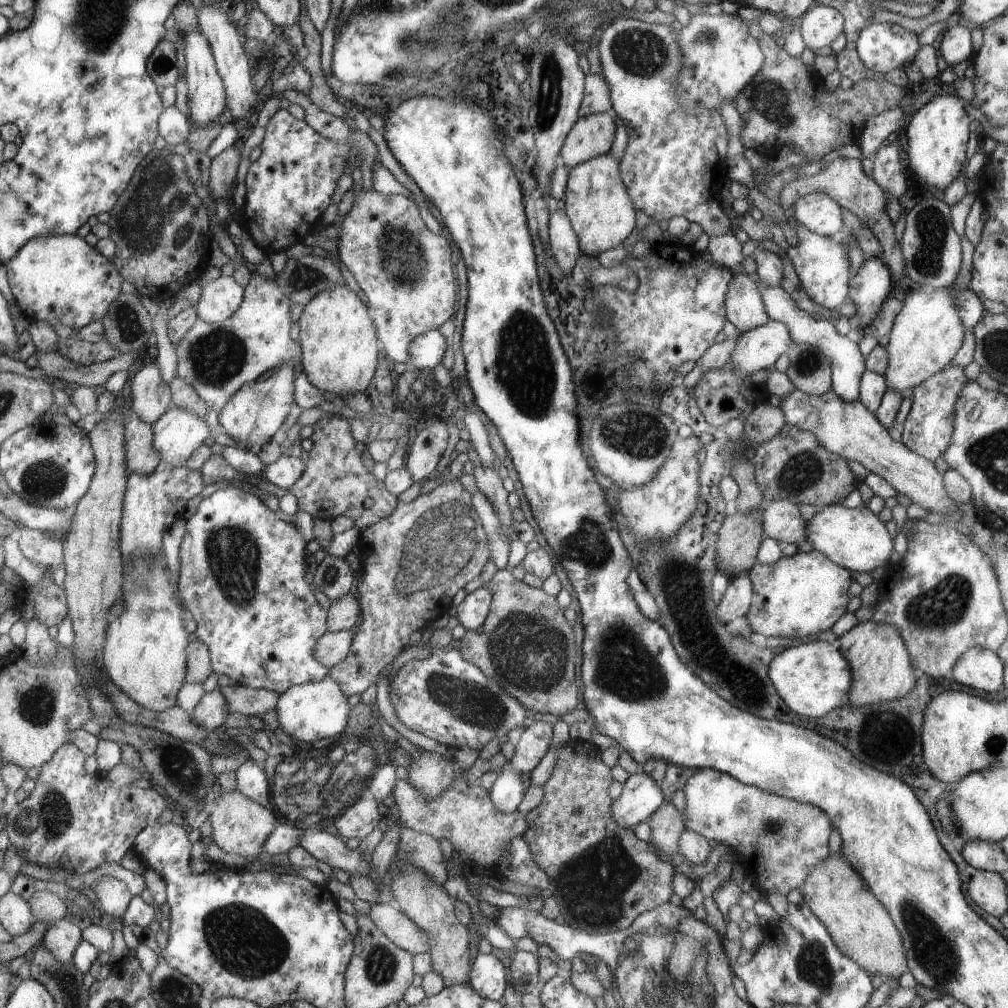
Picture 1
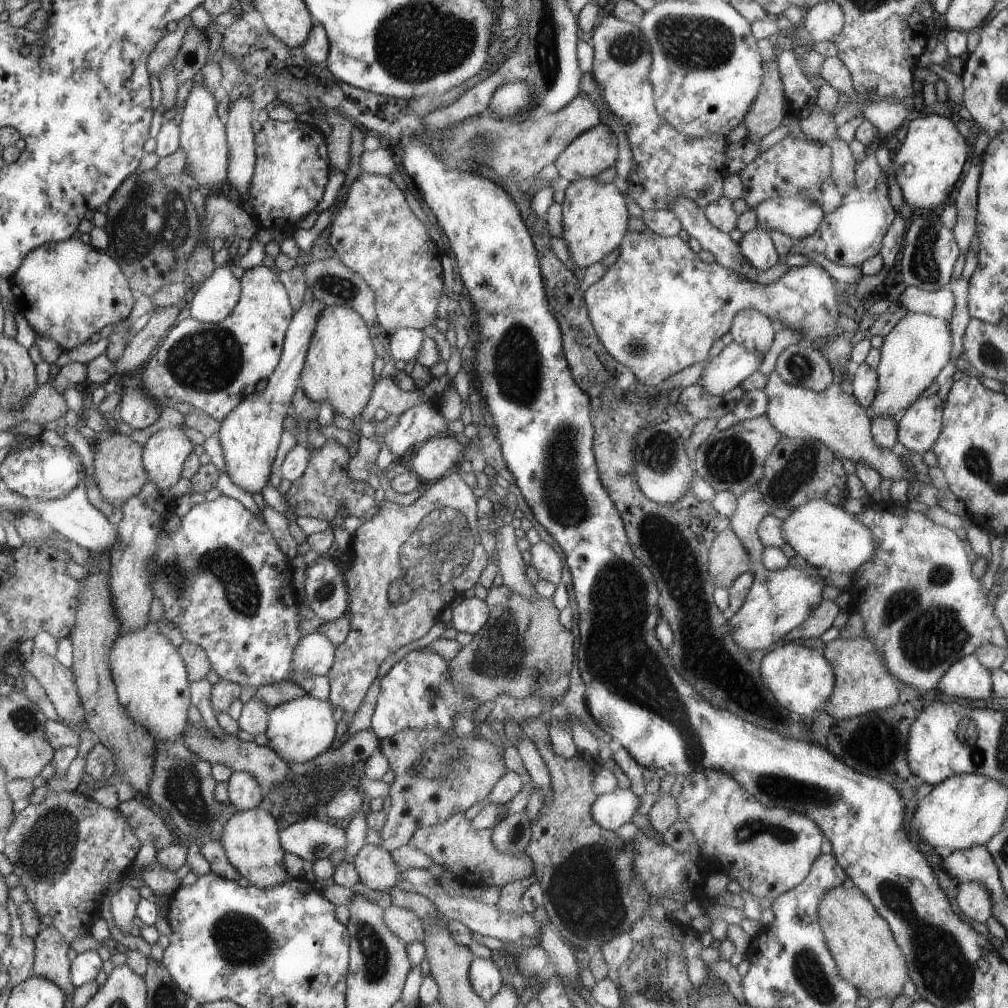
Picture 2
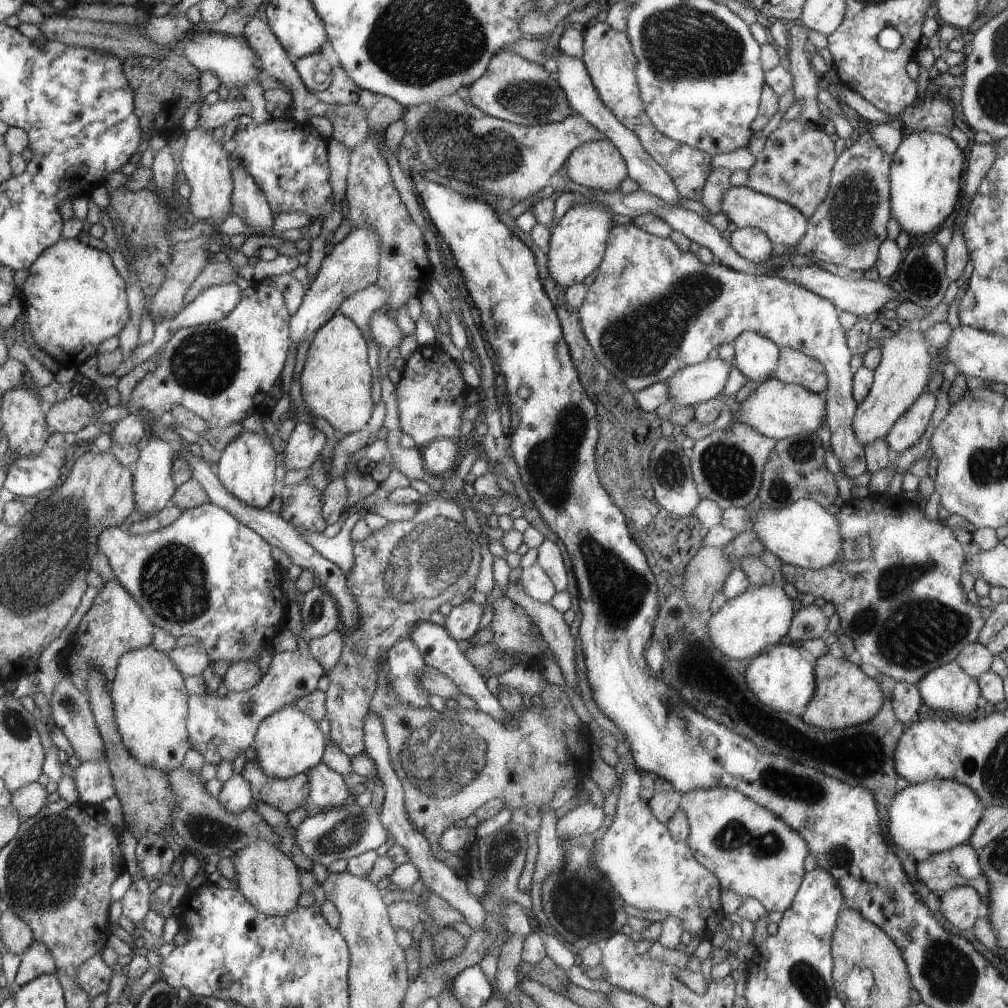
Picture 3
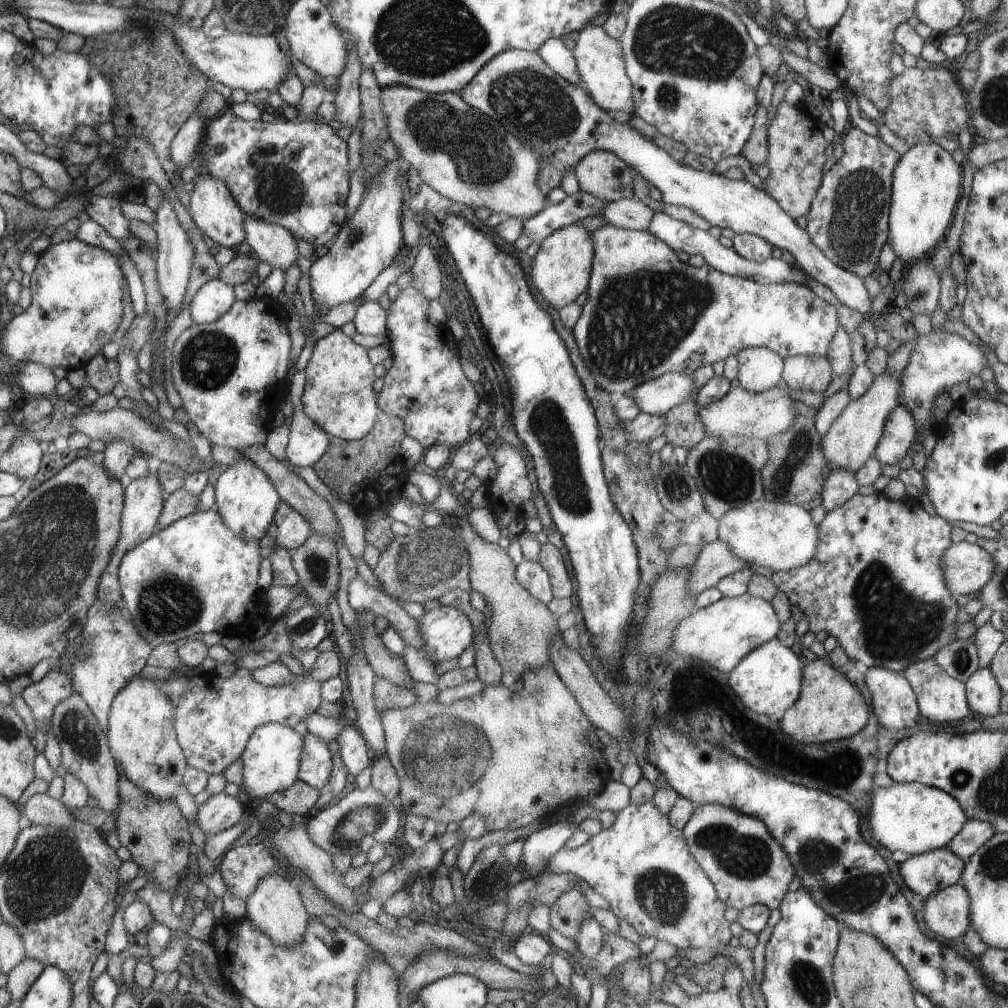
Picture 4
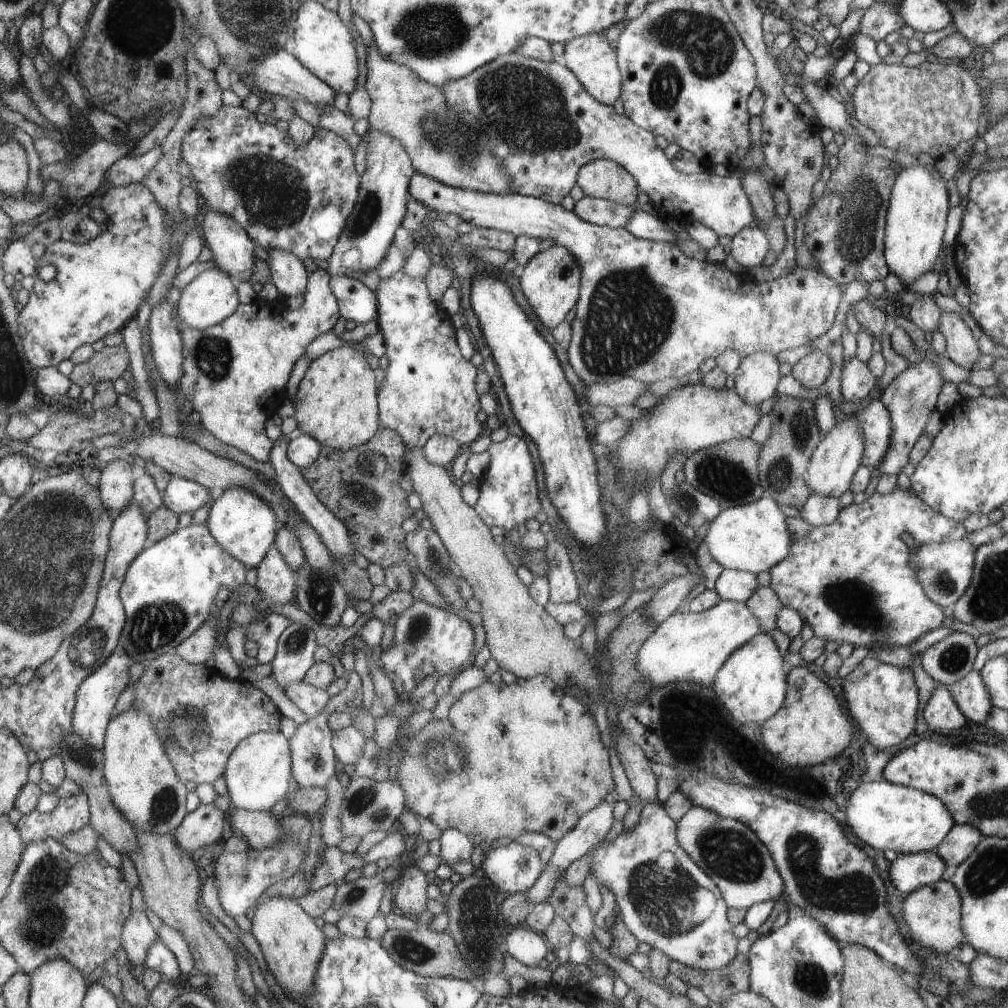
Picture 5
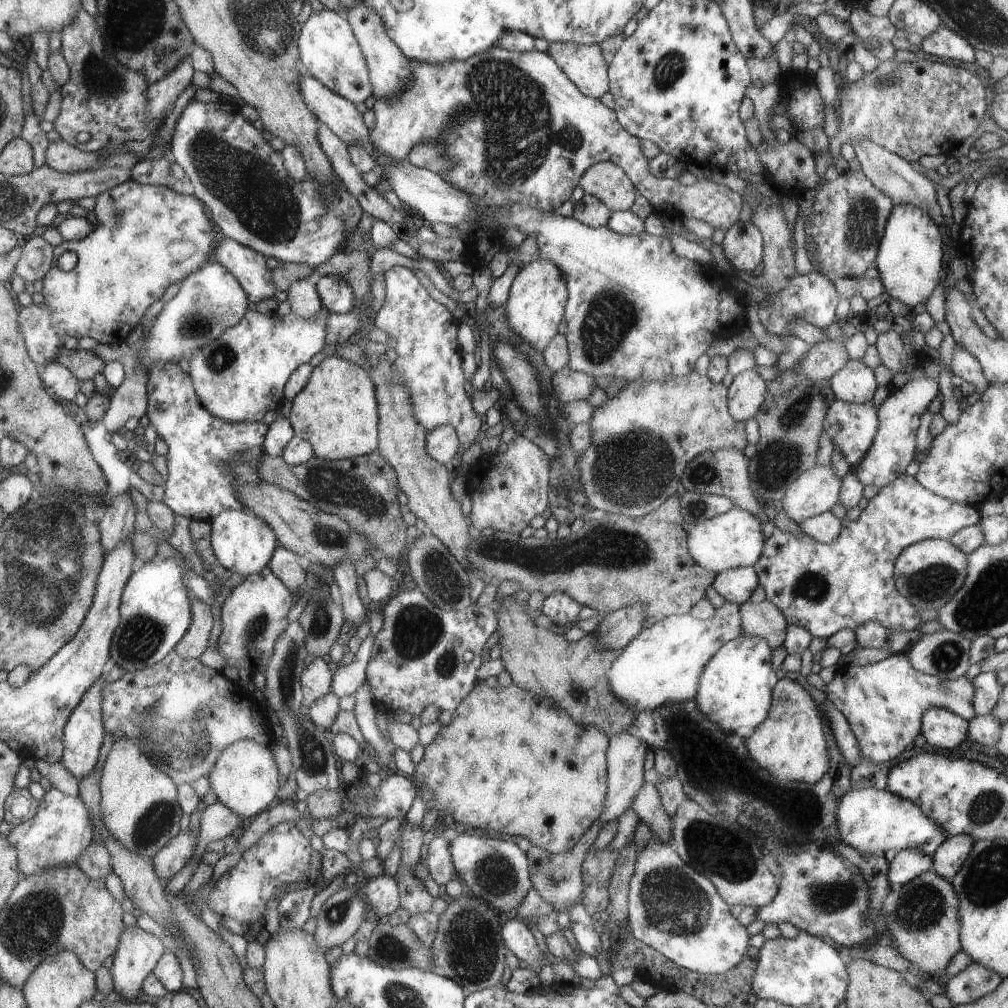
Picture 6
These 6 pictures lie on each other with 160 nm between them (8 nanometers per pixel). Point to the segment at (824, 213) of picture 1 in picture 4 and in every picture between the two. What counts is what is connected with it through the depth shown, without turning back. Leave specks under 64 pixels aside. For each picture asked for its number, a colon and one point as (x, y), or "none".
2: (798, 217)
3: (783, 224)
4: (517, 89)

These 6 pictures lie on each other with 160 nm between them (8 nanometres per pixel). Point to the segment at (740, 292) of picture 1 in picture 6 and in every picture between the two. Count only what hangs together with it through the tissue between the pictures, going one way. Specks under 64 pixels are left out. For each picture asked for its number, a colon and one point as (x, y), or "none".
2: (752, 329)
3: (756, 357)
4: (760, 369)
5: (757, 378)
6: (746, 394)

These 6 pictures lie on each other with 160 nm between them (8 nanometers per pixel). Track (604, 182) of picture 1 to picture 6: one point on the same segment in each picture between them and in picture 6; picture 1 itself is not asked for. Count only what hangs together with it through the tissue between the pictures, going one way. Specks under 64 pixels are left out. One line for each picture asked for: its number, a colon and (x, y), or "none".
2: (595, 214)
3: (577, 246)
4: (561, 269)
5: (551, 281)
6: (538, 295)

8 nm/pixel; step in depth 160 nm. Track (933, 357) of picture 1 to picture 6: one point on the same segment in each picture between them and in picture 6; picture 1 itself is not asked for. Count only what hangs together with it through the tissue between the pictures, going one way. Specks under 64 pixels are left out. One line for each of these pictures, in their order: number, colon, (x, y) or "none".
2: (913, 353)
3: (904, 371)
4: (850, 441)
5: (838, 455)
6: (814, 492)

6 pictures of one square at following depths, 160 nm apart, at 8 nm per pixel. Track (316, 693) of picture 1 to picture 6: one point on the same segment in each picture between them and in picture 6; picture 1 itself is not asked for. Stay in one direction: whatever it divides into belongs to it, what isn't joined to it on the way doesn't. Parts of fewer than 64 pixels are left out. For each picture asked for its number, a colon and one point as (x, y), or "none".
2: (298, 731)
3: (288, 742)
4: (271, 760)
5: (258, 773)
6: (245, 779)

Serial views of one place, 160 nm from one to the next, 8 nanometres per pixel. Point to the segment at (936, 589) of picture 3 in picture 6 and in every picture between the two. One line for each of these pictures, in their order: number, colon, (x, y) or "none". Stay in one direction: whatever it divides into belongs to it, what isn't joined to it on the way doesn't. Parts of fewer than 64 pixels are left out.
4: (875, 583)
5: (851, 581)
6: (824, 588)

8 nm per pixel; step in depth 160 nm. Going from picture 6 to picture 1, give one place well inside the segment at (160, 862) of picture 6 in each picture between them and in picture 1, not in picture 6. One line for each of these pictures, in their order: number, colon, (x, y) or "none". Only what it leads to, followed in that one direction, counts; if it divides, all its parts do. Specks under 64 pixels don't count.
1: (251, 780)
2: (245, 793)
3: (235, 796)
4: (220, 812)
5: (203, 827)

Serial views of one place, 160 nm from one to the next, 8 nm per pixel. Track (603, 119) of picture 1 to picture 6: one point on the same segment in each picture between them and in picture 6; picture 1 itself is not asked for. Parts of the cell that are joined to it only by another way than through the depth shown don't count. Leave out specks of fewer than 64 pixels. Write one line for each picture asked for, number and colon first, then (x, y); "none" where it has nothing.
2: (593, 152)
3: (597, 165)
4: (602, 174)
5: (604, 179)
6: (607, 181)

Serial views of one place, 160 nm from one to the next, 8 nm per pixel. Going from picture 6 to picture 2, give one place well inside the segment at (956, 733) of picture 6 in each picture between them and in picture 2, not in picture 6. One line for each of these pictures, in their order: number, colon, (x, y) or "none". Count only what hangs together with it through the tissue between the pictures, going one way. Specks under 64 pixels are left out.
2: (968, 678)
3: (947, 687)
4: (940, 698)
5: (941, 713)

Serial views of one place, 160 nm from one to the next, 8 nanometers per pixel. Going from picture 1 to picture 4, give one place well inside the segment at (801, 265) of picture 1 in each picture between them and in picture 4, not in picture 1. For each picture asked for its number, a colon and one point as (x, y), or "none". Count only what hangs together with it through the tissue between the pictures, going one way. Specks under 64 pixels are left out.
2: (659, 309)
3: (653, 309)
4: (639, 291)

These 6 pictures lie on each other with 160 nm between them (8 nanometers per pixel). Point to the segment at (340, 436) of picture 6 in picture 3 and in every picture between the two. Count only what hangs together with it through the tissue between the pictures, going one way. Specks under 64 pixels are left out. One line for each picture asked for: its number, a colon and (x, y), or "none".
3: (335, 382)
4: (338, 396)
5: (335, 403)

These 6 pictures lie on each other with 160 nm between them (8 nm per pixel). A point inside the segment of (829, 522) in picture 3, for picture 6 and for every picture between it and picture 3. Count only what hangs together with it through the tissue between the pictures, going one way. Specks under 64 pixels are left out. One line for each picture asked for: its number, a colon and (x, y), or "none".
4: (780, 536)
5: (753, 537)
6: (733, 539)

